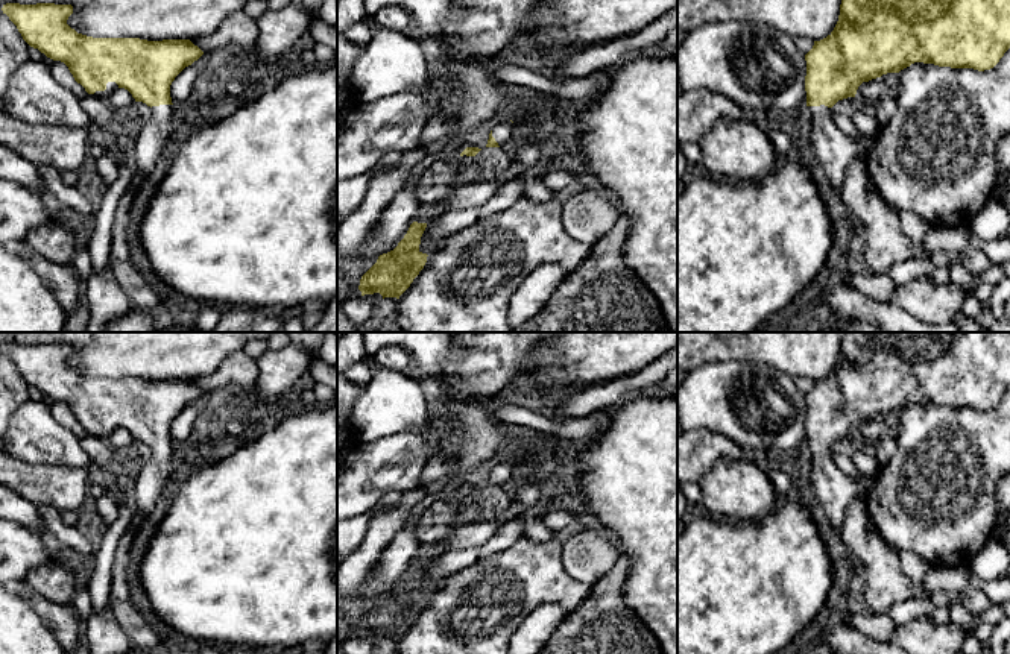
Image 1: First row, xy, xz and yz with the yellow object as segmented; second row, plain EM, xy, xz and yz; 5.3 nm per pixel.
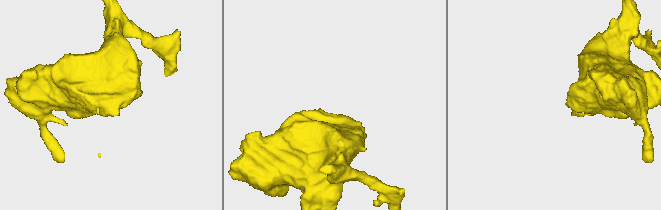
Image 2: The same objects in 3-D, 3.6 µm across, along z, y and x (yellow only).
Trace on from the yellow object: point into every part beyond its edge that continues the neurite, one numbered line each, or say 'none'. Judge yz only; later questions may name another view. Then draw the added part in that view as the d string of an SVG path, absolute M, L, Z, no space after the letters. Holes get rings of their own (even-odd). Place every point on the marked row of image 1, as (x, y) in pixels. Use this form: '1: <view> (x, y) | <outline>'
1: yz (833, 150) | M805 106L810 149L820 170L825 173L832 190L841 196L843 179L847 167L855 159L864 159L875 137L864 135L854 140L844 135L832 120L831 108Z

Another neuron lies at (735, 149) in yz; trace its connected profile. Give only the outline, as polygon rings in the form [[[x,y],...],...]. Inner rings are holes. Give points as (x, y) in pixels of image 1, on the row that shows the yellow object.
[[[749,114],[720,118],[702,135],[699,146],[703,171],[731,182],[759,181],[781,162],[769,134]]]

